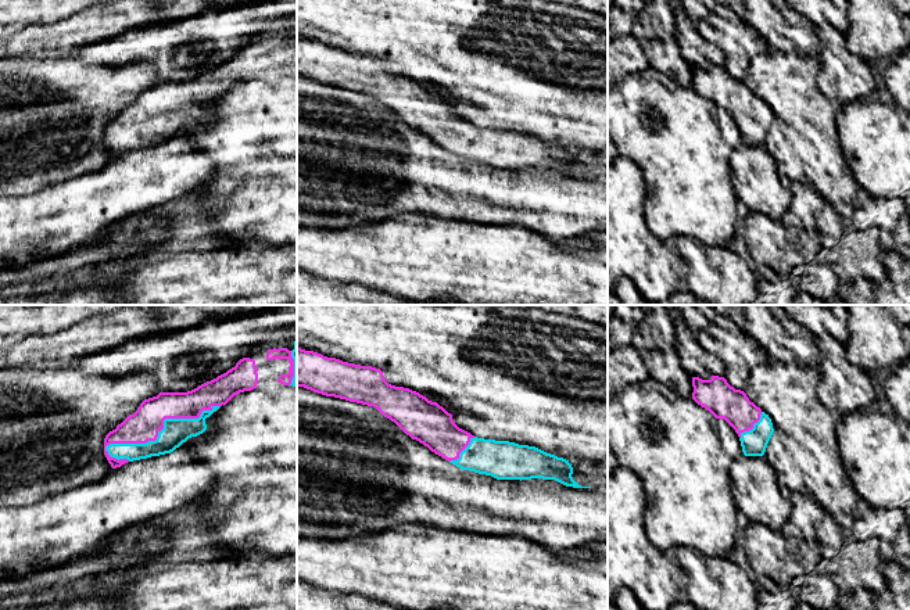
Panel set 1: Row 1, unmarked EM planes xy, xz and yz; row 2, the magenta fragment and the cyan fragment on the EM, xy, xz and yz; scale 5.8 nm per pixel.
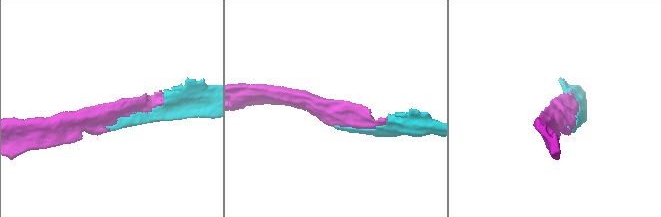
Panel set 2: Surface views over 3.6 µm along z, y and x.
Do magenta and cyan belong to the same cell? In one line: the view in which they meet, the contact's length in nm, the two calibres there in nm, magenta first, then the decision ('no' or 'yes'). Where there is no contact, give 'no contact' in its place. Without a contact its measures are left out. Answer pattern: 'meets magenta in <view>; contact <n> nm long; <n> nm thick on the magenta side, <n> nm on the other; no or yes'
meets magenta in xy; contact 700 nm long; 190 nm thick on the magenta side, 150 nm on the other; yes

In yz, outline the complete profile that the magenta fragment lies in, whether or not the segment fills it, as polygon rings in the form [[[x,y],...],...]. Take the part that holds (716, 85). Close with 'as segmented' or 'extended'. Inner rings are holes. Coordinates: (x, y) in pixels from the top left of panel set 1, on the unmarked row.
[[[692,67],[692,89],[716,108],[724,108],[738,123],[745,146],[763,146],[774,122],[771,108],[731,76],[724,67],[710,69]]] | extended

